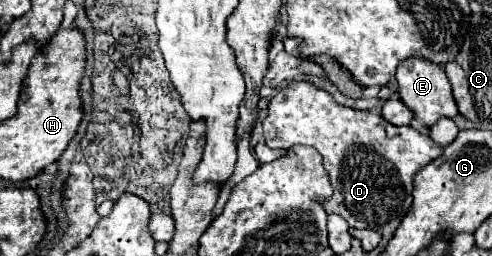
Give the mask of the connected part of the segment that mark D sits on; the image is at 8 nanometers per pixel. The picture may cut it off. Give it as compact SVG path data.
M292 82L284 90L280 90L268 104L268 116L262 120L264 140L270 148L292 148L296 144L314 146L320 156L326 172L330 174L330 182L334 194L328 202L324 202L324 210L328 214L340 214L352 228L370 228L380 234L394 232L406 210L412 204L412 178L414 174L430 164L434 158L442 154L442 146L430 140L426 134L420 134L412 126L392 126L380 114L368 110L354 110L340 106L332 100L324 90L314 88L310 82Z

